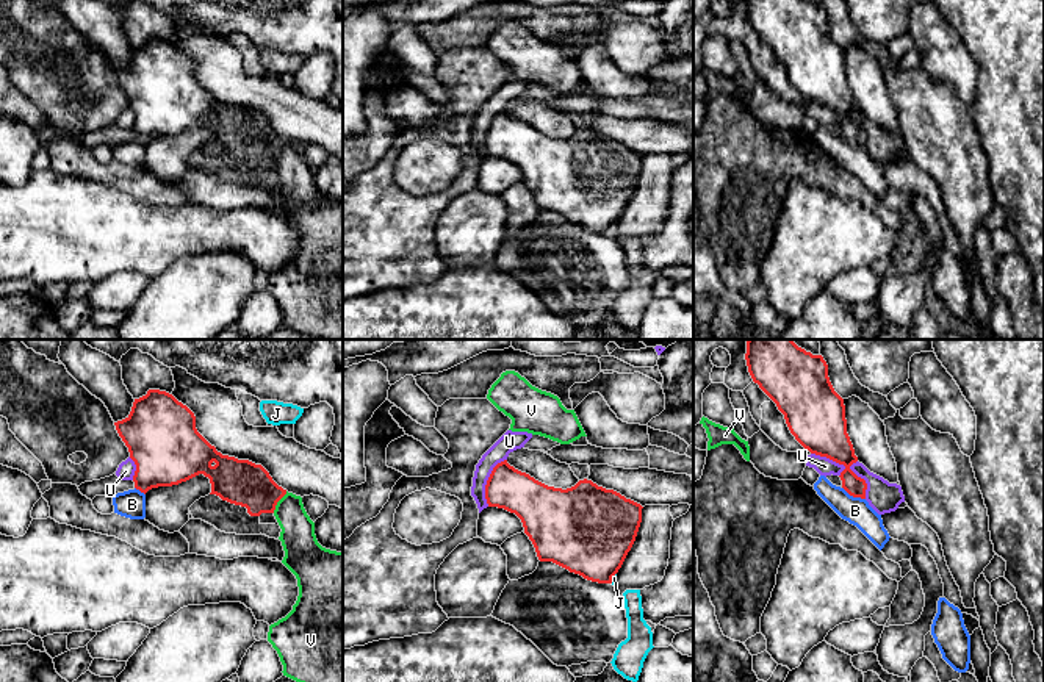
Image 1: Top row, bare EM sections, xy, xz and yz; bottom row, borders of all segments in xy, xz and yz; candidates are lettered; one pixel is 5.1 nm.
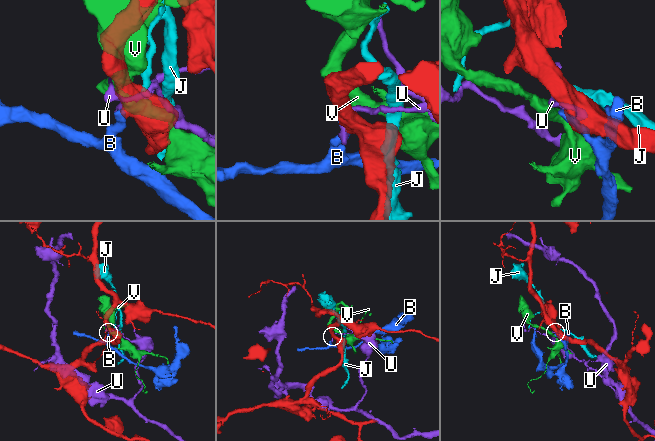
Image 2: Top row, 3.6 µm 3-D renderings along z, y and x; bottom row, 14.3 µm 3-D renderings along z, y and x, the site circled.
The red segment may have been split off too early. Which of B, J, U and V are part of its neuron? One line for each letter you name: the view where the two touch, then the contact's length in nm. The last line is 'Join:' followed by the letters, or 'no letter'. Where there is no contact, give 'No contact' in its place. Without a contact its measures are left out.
Join: no letter

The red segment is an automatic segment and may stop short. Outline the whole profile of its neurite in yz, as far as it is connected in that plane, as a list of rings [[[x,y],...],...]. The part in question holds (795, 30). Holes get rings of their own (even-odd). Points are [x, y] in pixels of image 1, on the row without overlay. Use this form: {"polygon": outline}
{"polygon": [[[747,0],[748,22],[776,53],[795,89],[811,103],[845,119],[842,138],[866,149],[867,133],[850,116],[858,111],[847,83],[844,48],[834,41],[822,5],[806,0]]]}

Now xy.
{"polygon": [[[149,39],[146,45],[135,48],[130,64],[114,75],[136,114],[135,138],[144,144],[152,138],[178,135],[203,124],[211,133],[210,144],[246,156],[250,166],[274,163],[277,152],[286,144],[261,114],[218,102],[197,81],[194,63],[166,41]]]}

